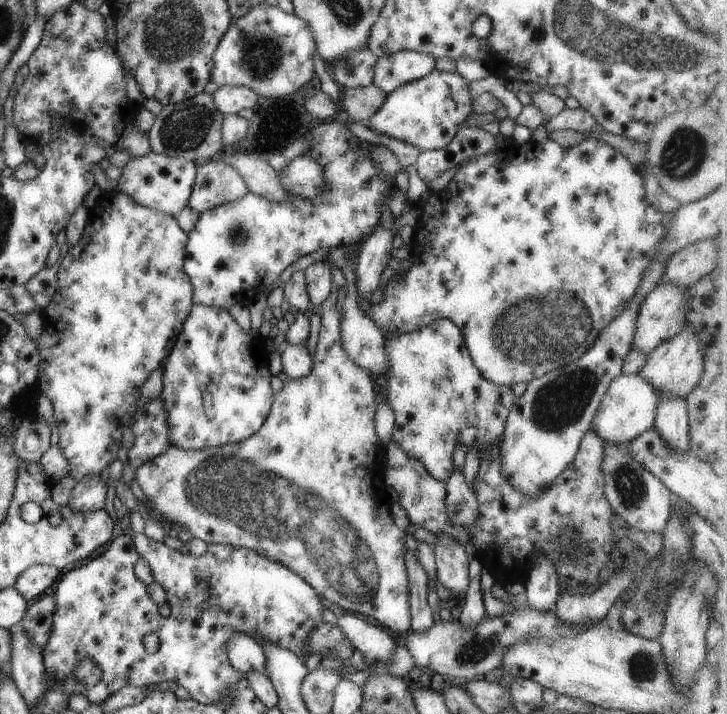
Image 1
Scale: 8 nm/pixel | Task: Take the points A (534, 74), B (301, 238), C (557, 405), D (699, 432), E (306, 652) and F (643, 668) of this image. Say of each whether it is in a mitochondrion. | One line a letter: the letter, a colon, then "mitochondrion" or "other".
A: other
B: other
C: mitochondrion
D: other
E: other
F: mitochondrion

